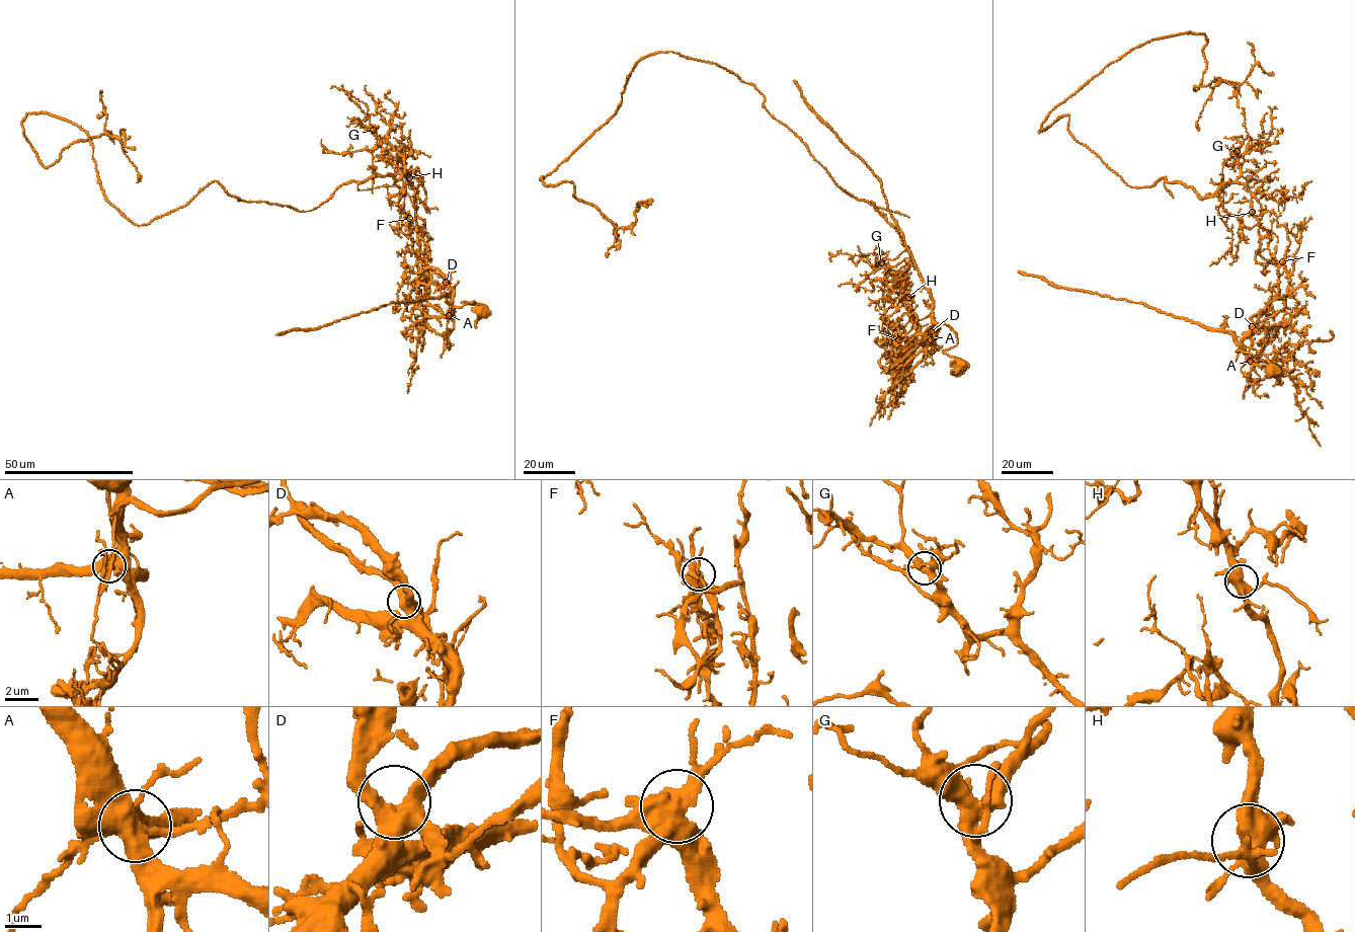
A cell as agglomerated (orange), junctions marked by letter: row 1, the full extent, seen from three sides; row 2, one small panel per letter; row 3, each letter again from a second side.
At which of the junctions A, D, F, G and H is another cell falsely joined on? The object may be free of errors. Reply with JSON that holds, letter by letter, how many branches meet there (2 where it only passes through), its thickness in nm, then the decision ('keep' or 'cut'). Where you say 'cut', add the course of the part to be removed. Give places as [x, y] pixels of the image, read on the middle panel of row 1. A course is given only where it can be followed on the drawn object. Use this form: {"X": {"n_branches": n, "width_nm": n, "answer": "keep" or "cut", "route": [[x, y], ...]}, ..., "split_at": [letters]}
{"A": {"n_branches": 7, "width_nm": 500, "answer": "keep"}, "D": {"n_branches": 4, "width_nm": 550, "answer": "keep"}, "F": {"n_branches": 5, "width_nm": 550, "answer": "cut", "route": [[898, 339], [897, 231], [715, 63], [642, 59], [540, 179], [616, 227], [647, 203]]}, "G": {"n_branches": 4, "width_nm": 420, "answer": "keep"}, "H": {"n_branches": 5, "width_nm": 500, "answer": "keep"}, "split_at": ["F"]}

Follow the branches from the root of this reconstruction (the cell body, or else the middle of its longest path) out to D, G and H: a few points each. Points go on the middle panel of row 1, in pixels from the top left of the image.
D: (960, 368), (958, 359), (944, 352), (957, 342), (956, 334), (945, 324), (931, 331)
G: (960, 368), (944, 352), (957, 339), (945, 324), (903, 355), (898, 340), (911, 308), (903, 275), (881, 262)
H: (960, 368), (958, 359), (944, 352), (957, 339), (945, 324), (903, 355), (898, 340), (911, 308), (908, 297)

